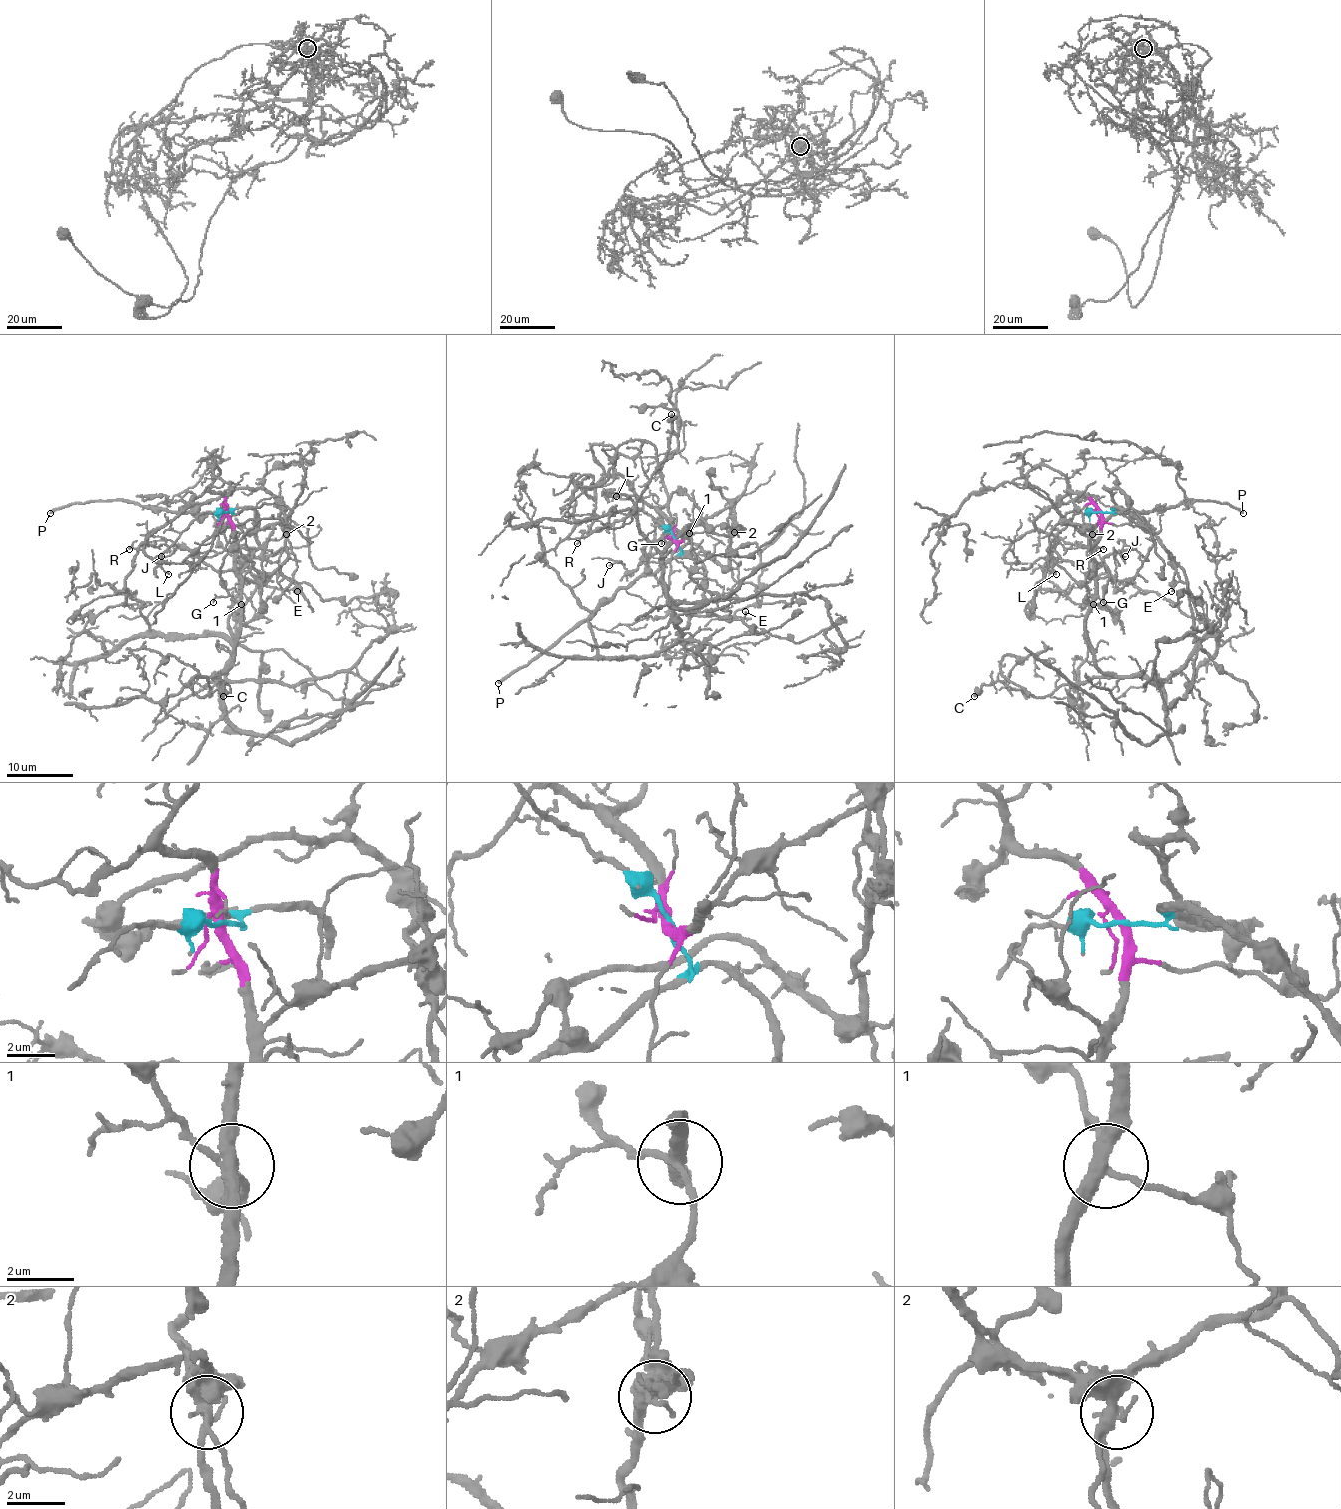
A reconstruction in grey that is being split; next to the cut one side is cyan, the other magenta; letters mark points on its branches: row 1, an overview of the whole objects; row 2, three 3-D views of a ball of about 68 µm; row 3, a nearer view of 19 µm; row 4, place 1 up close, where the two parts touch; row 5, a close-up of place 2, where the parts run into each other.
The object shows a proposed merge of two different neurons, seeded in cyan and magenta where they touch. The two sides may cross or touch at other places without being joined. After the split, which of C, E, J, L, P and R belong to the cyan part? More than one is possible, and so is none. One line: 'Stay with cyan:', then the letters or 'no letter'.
Stay with cyan: E, L, P

